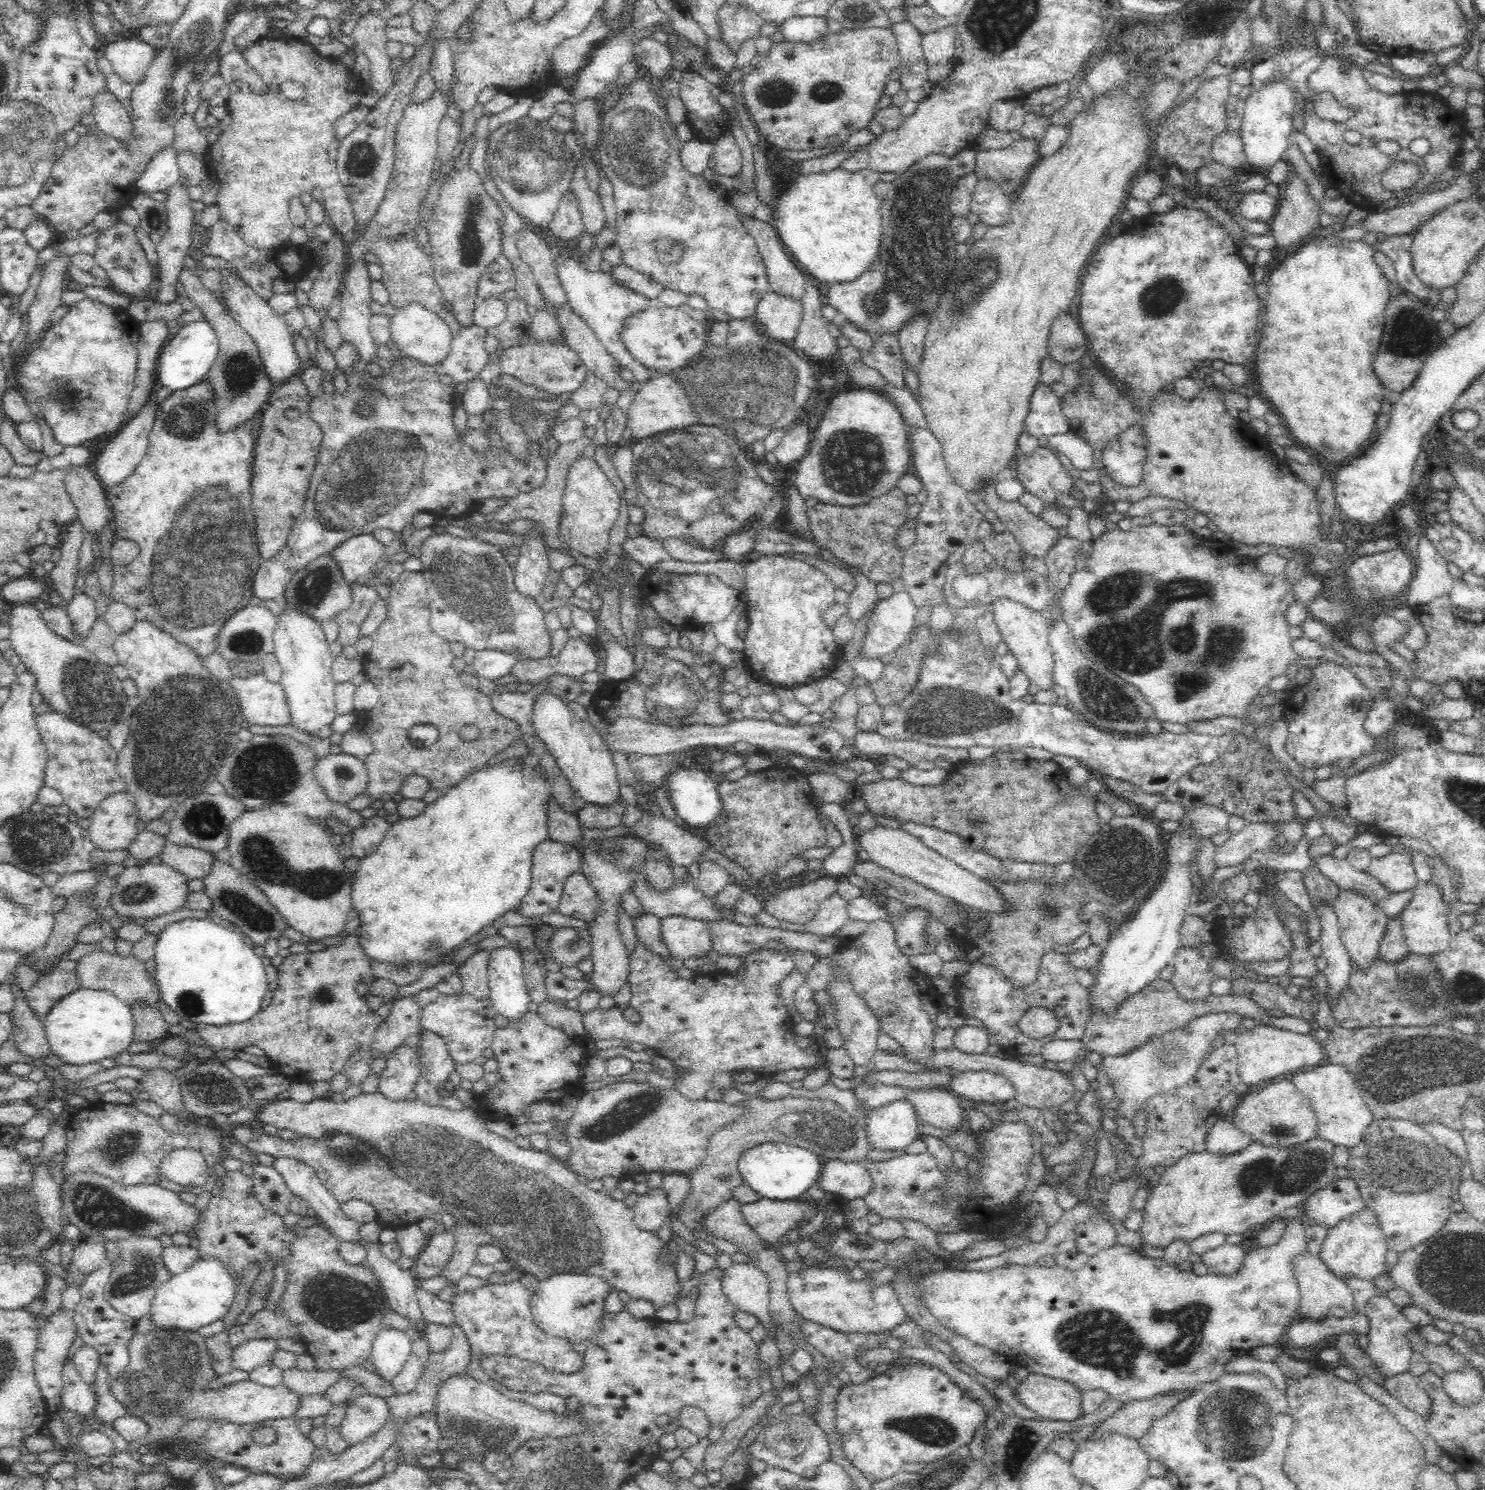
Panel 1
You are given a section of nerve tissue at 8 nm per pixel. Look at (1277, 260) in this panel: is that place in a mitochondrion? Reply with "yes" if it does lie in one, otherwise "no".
no

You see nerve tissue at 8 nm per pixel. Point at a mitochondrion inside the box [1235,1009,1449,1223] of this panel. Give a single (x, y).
(1406, 1158)

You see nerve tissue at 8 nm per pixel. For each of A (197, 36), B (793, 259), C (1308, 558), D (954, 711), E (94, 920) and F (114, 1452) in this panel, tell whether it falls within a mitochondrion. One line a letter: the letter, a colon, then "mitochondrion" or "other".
A: mitochondrion
B: other
C: other
D: mitochondrion
E: other
F: other

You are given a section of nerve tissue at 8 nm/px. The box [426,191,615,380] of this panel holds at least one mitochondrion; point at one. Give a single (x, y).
(469, 246)

